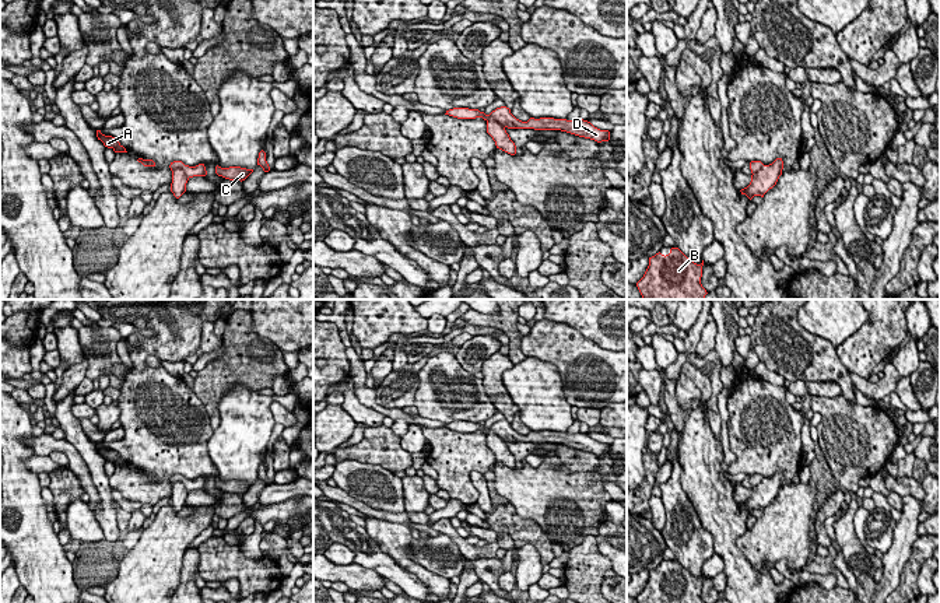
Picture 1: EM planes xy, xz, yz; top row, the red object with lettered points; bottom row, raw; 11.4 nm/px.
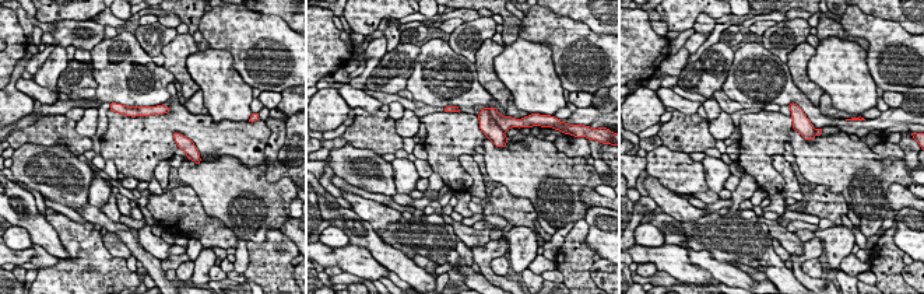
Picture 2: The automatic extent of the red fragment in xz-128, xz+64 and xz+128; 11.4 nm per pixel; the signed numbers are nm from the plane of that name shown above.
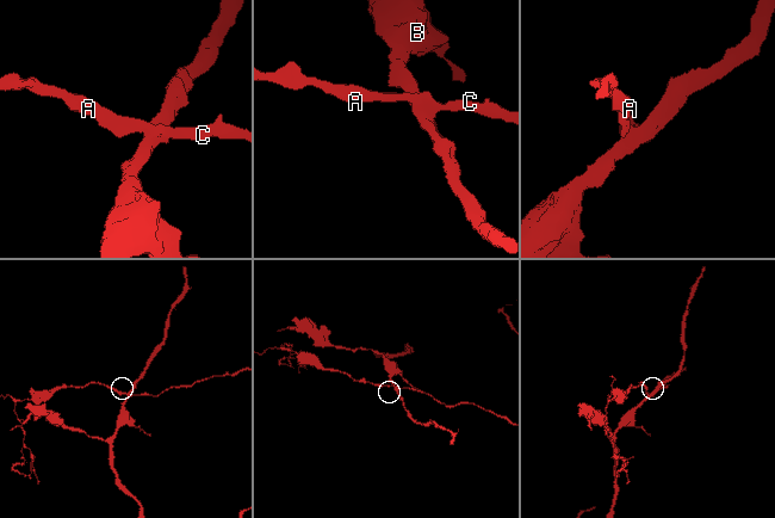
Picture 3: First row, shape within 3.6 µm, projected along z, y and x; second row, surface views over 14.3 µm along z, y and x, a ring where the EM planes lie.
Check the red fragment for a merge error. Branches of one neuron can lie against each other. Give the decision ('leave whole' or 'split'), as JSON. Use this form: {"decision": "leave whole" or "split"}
{"decision": "leave whole"}

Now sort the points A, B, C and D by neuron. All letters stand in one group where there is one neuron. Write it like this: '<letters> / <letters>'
A B C D

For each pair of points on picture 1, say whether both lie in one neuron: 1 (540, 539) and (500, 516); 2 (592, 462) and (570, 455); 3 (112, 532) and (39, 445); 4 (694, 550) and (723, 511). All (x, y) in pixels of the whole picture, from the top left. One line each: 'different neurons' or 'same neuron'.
1: same neuron
2: same neuron
3: different neurons
4: different neurons

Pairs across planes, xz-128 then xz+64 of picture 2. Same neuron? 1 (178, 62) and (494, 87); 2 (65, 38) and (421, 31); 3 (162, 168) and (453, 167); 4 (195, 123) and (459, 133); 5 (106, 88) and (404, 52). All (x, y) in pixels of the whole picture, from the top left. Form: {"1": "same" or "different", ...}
{"1": "same", "2": "same", "3": "different", "4": "same", "5": "different"}

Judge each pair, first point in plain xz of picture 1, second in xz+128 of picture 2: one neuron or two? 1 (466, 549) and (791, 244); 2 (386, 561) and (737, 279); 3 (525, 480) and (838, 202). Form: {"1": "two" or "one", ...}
{"1": "one", "2": "one", "3": "two"}

